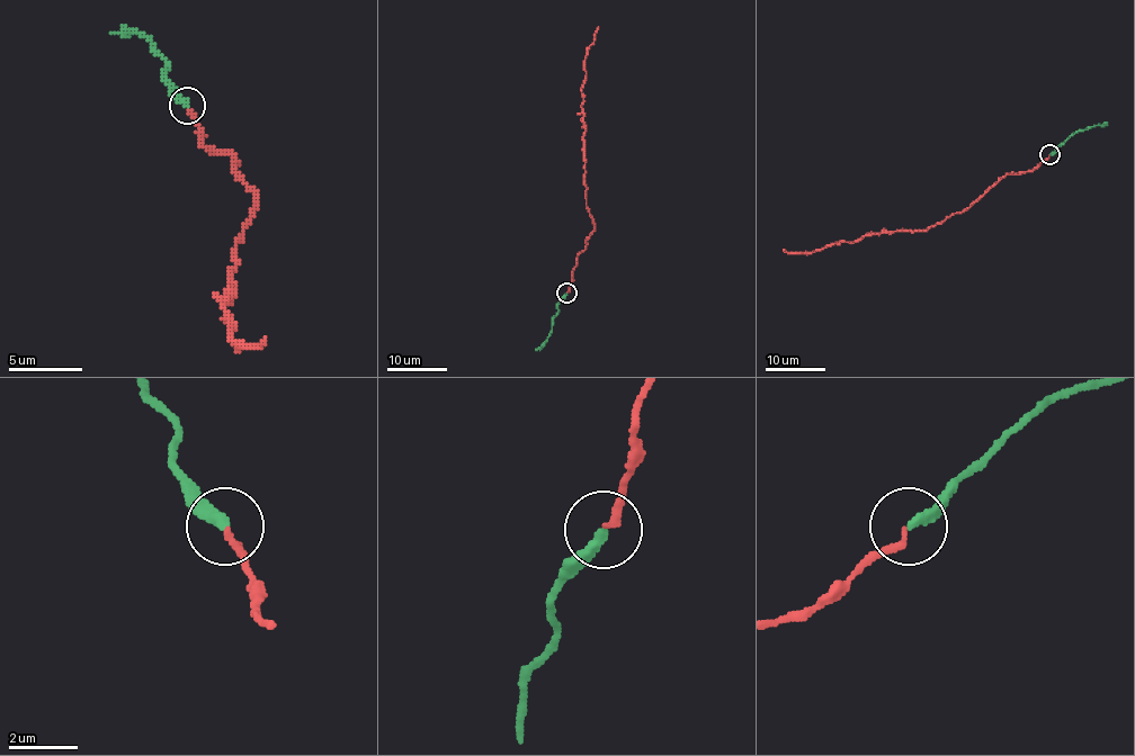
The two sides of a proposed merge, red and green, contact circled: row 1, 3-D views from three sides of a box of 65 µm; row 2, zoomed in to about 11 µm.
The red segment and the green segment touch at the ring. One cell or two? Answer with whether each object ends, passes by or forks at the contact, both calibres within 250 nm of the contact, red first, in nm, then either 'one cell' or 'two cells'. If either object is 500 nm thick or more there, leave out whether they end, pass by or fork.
red ends; green ends; calibres 200 and 300 nm; one cell

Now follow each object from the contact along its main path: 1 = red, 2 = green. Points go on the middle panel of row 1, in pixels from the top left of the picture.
1: (566, 291), (575, 258), (593, 230), (593, 218), (586, 204), (581, 84), (588, 47), (598, 26)
2: (566, 294), (557, 305), (547, 340), (535, 350)

